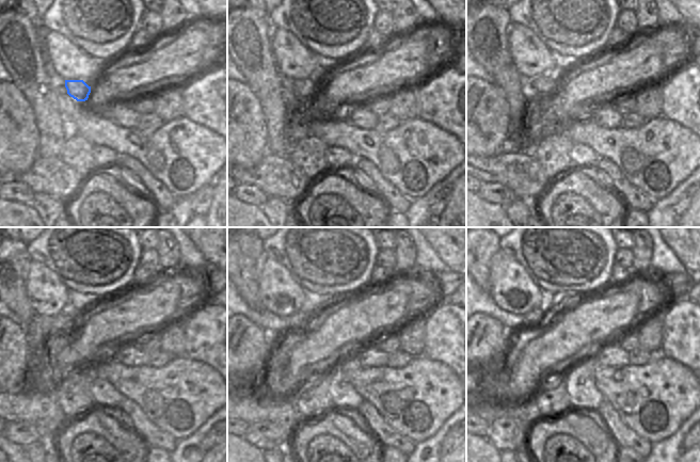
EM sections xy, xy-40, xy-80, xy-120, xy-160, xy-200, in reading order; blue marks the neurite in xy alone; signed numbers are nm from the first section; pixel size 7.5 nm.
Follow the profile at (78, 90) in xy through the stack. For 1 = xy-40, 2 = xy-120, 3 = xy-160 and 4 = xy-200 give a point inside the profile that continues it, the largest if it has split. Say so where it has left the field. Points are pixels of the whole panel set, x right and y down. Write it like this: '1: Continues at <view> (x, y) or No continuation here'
1: Continues at xy-40 (315, 89)
2: Continues at xy-120 (67, 321)
3: Continues at xy-160 (300, 321)
4: Continues at xy-200 (536, 318)

